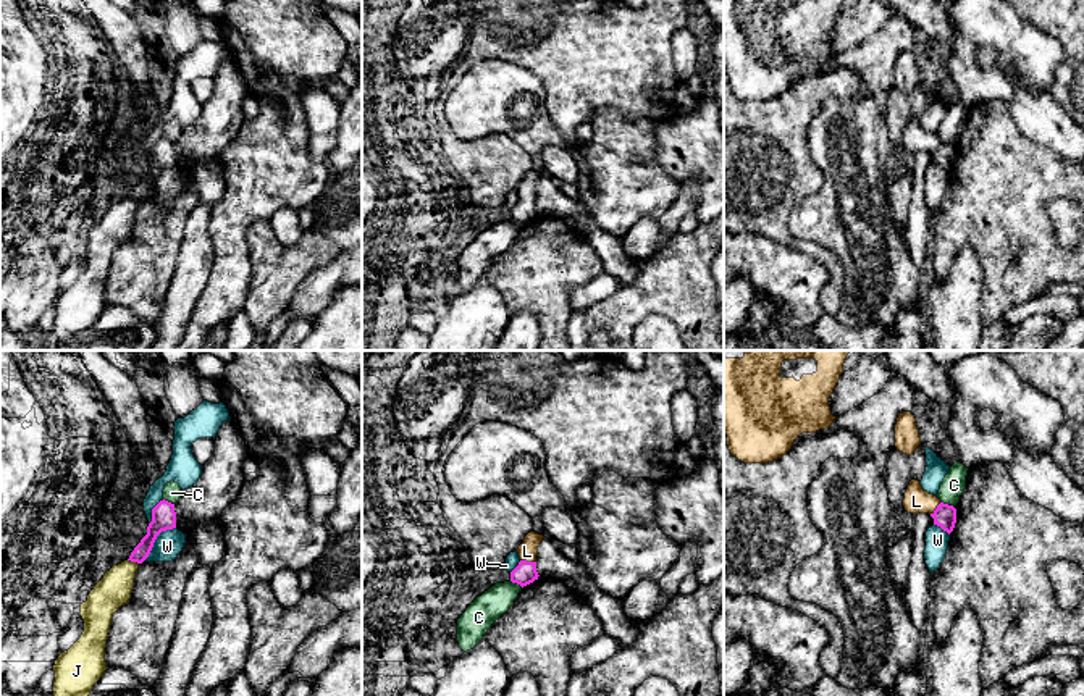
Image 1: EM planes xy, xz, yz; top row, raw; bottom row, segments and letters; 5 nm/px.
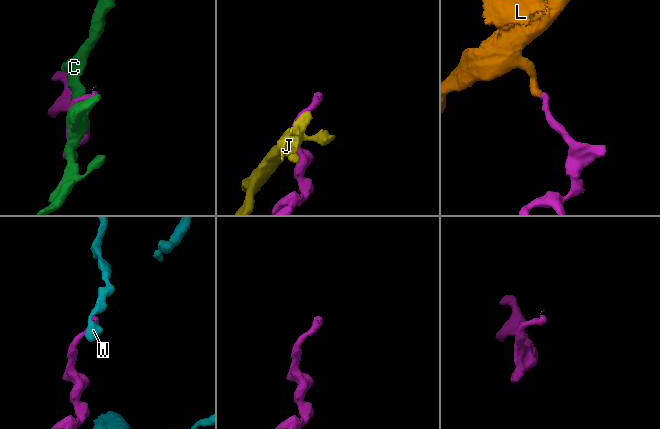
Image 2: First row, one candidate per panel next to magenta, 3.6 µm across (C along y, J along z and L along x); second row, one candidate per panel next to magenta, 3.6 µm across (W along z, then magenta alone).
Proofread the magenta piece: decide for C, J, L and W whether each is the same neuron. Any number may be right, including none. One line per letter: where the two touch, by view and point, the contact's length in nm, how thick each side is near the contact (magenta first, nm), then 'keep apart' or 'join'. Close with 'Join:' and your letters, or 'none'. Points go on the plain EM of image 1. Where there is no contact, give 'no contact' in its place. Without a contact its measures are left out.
C: contact yz (947, 142); length 80 nm; calibres 110 and 120 nm; keep apart
J: contact xy (133, 199); length 60 nm; calibres 110 and 170 nm; keep apart
L: contact xz (529, 201); length 80 nm; calibres 110 and 100 nm; join
W: contact xy (155, 176); length 240 nm; calibres 130 and 140 nm; keep apart
Join: L

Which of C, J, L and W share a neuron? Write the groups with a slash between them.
C / J / L / W

